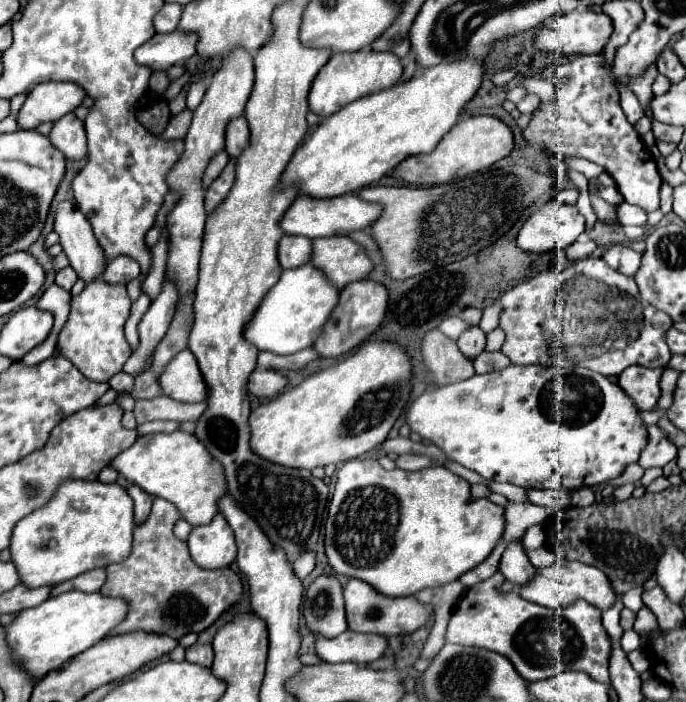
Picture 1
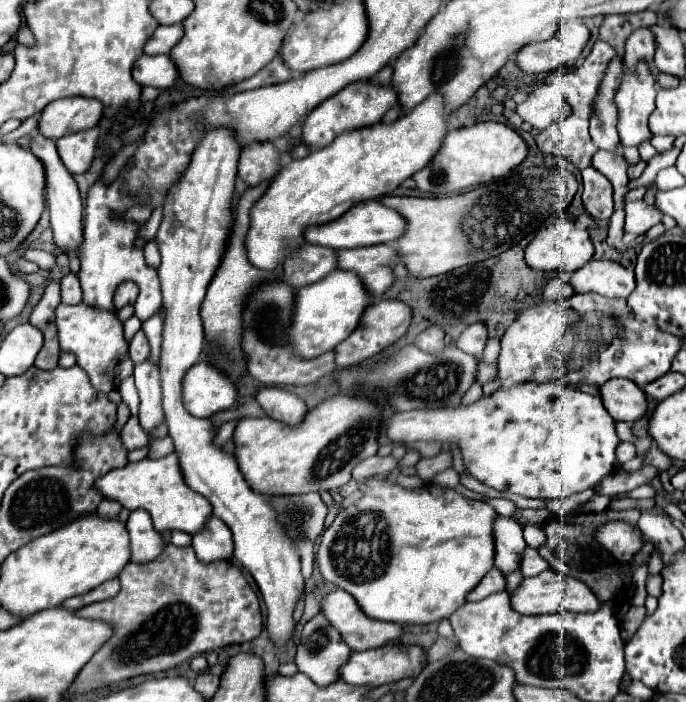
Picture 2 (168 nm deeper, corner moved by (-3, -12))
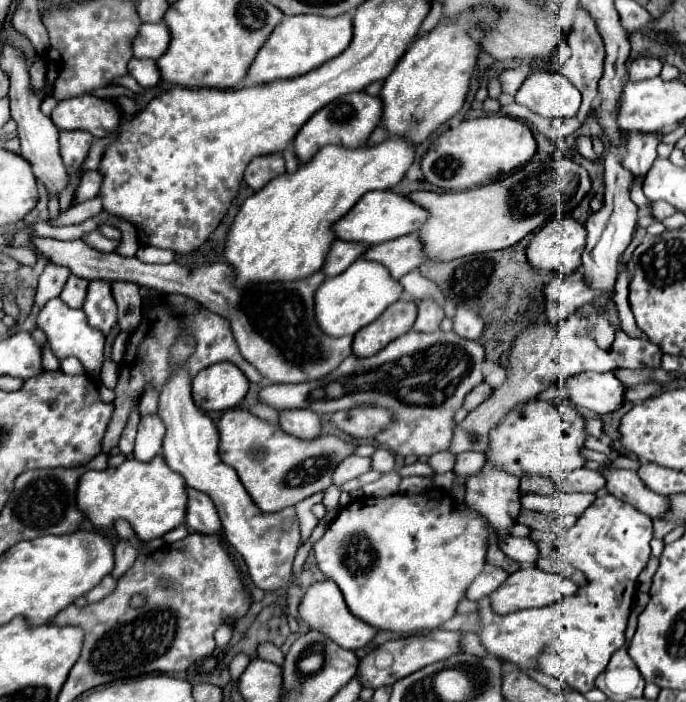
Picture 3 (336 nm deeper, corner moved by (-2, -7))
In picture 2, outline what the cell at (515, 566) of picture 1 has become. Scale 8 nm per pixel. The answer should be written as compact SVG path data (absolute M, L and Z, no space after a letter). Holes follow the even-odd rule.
M497 516L493 522L493 536L495 536L495 566L503 574L517 570L523 548L527 546L523 540L523 526L513 518Z

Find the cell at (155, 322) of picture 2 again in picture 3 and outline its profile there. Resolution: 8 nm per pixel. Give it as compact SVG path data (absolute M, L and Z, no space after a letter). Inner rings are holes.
M148 387L146 393L142 395L140 399L140 415L148 415L148 413L156 413L156 407L158 407L158 389L154 387Z

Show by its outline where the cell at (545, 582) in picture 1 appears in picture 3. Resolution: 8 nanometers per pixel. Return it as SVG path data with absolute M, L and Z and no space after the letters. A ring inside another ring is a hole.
M528 567L528 569L520 569L512 575L508 575L506 583L502 583L502 587L498 587L492 595L490 595L490 603L492 609L500 615L512 613L512 611L520 611L520 609L530 609L530 607L546 607L552 605L554 601L560 601L562 597L570 597L576 595L578 585L570 579L564 579L556 573L548 573L542 571L538 567Z

